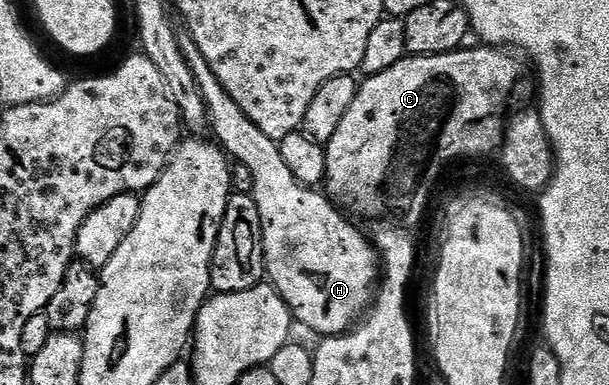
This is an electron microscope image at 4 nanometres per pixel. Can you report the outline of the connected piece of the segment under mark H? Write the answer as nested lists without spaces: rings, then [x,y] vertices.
[[[182,36],[179,42],[203,97],[216,144],[236,164],[251,171],[251,196],[255,207],[259,207],[268,284],[287,303],[298,326],[306,325],[311,332],[321,333],[322,338],[346,333],[362,316],[375,293],[379,254],[374,242],[345,221],[346,214],[324,192],[297,182],[291,171],[287,171],[287,163],[283,163],[280,144],[263,135],[239,111],[239,105],[223,91],[211,67],[207,67],[192,37]]]

